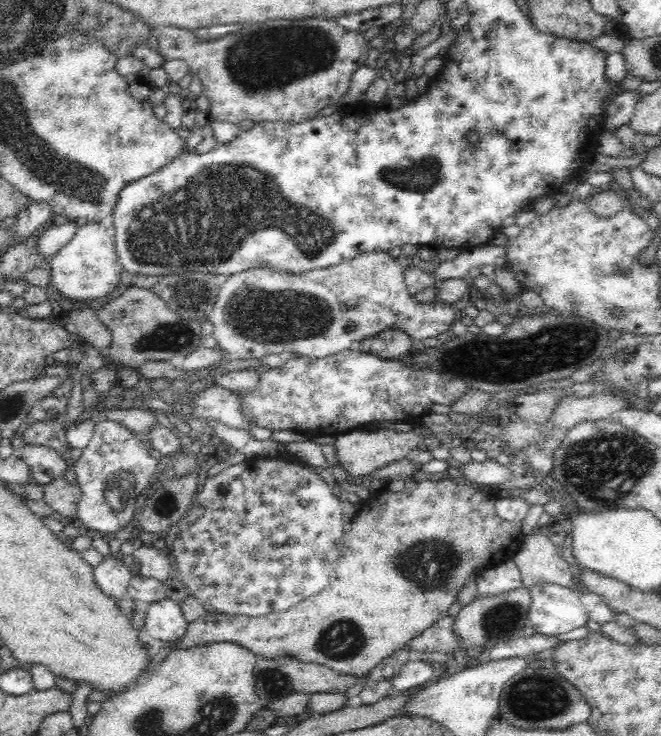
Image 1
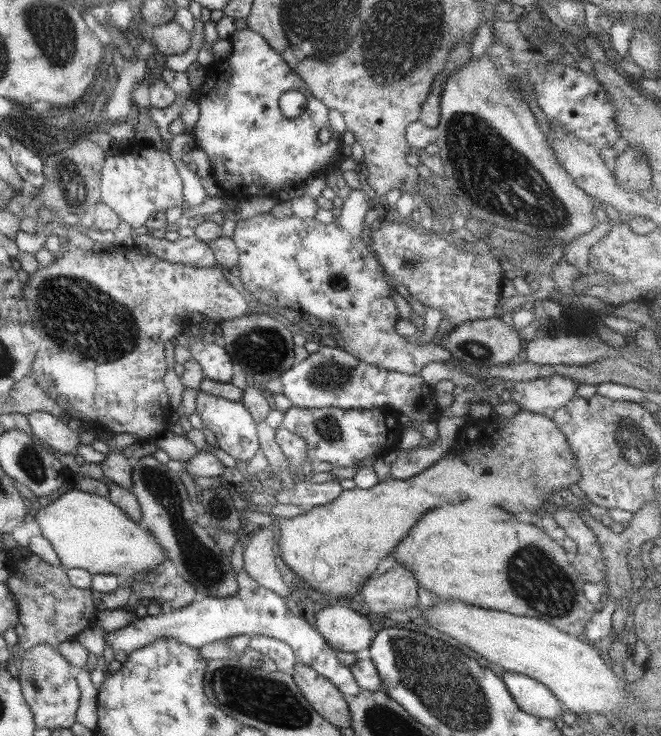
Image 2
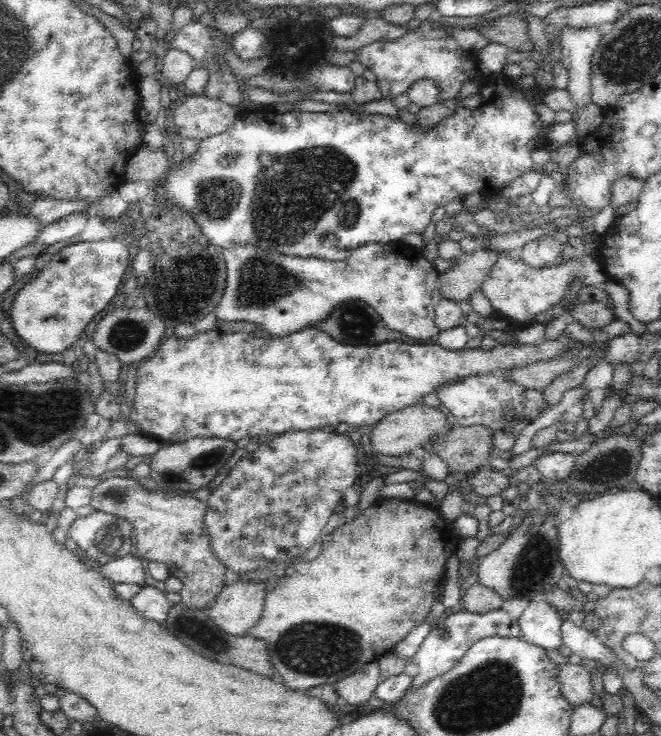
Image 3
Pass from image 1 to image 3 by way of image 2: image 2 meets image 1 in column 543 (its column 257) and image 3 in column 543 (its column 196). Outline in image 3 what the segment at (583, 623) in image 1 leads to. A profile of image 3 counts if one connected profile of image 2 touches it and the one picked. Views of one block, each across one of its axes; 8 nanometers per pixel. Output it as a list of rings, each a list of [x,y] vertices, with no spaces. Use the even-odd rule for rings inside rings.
[[[531,600],[519,618],[523,639],[545,651],[558,649],[562,645],[561,624],[564,617],[548,601]]]

